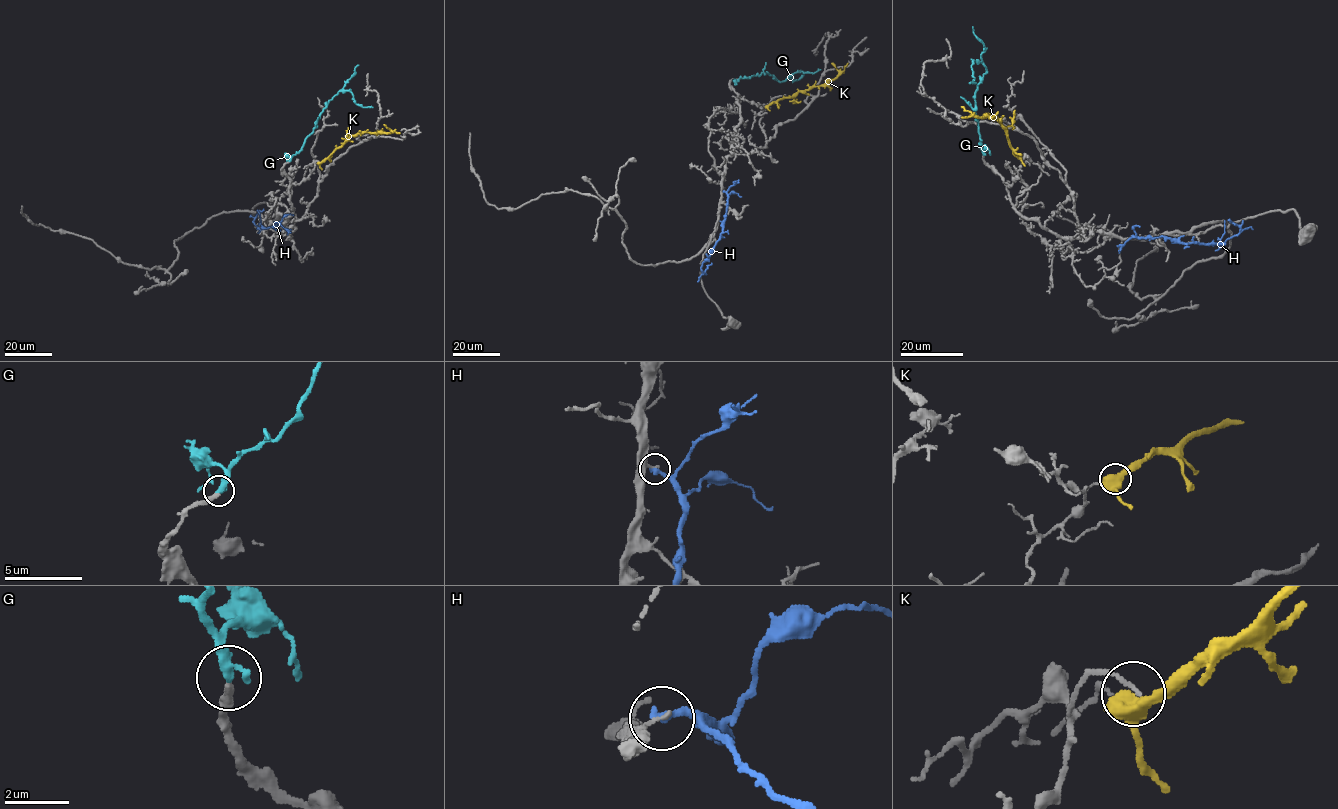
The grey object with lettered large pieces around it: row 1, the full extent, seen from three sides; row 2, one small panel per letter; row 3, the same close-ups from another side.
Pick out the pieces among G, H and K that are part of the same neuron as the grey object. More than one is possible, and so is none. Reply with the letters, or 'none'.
G

